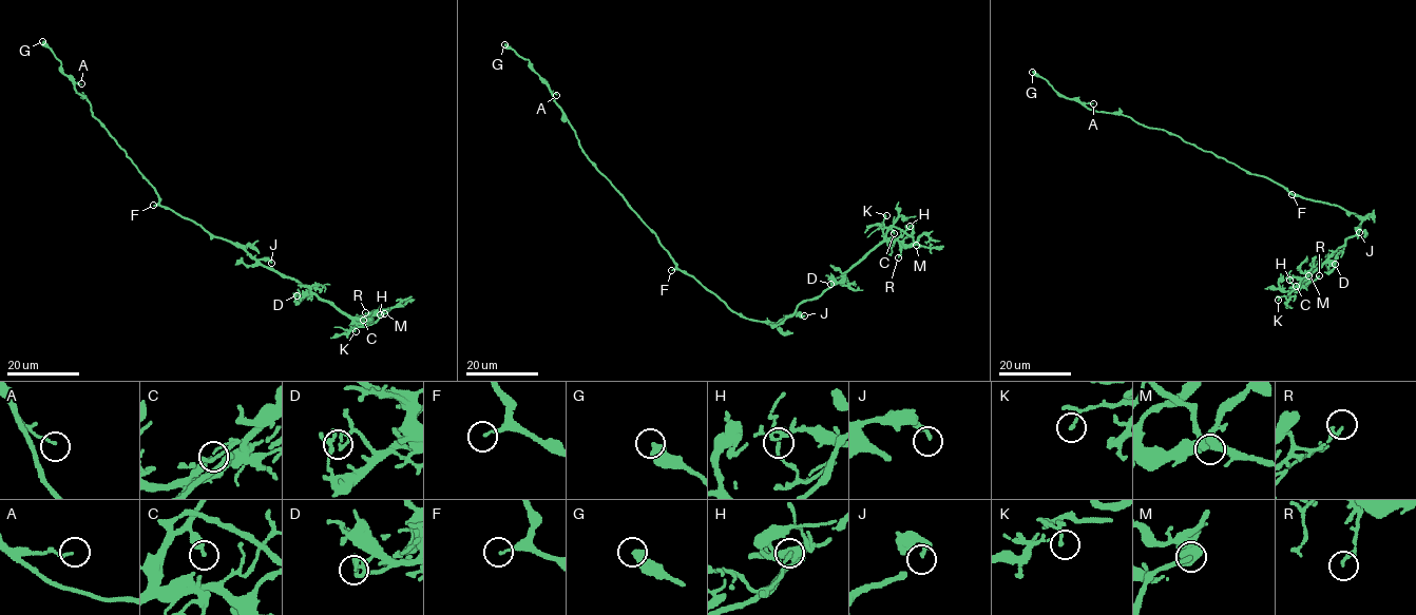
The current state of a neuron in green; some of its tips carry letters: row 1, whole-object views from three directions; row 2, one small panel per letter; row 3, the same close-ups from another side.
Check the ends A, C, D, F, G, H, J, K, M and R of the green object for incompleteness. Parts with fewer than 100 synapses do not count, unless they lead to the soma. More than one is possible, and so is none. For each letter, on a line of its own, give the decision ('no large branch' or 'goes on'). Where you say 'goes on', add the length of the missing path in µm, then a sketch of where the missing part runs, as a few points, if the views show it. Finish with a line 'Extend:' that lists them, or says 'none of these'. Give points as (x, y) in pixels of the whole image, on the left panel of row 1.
A: no large branch
C: no large branch
D: no large branch
F: no large branch
G: no large branch
H: no large branch
J: no large branch
K: no large branch
M: goes on; missing 25 µm; course (384, 313), (387, 307), (382, 288), (358, 275)
R: no large branch
Extend: M

